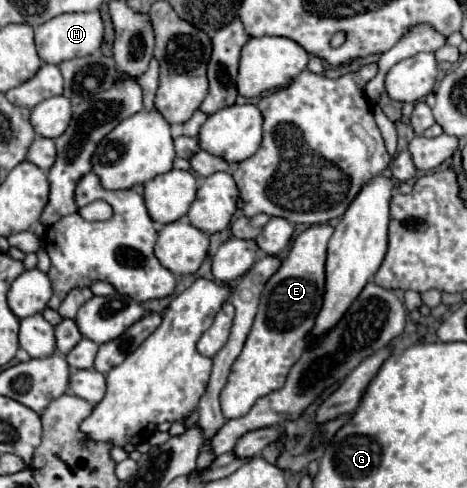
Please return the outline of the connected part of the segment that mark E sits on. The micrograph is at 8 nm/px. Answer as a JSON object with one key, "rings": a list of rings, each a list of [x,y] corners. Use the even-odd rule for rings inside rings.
{"rings":[[[328,223],[312,225],[302,231],[294,239],[280,269],[264,285],[254,325],[248,333],[242,353],[236,357],[230,369],[228,383],[220,393],[220,407],[226,419],[246,415],[256,399],[280,389],[286,383],[290,367],[300,359],[300,353],[304,353],[308,333],[322,307],[324,261],[332,233],[334,229]]]}

